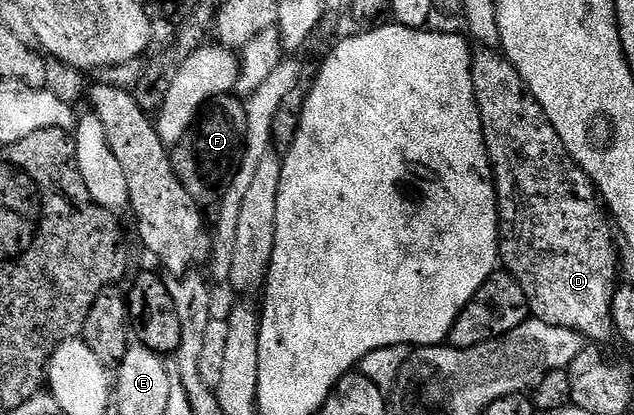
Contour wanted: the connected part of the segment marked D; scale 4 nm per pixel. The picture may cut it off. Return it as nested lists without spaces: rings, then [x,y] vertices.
[[[495,50],[476,51],[471,62],[471,77],[476,102],[483,100],[479,117],[487,116],[483,141],[491,140],[495,160],[499,160],[499,177],[494,181],[498,189],[499,254],[507,252],[506,260],[511,260],[511,267],[506,271],[515,268],[515,272],[519,272],[515,281],[523,280],[520,288],[522,291],[527,288],[523,293],[525,298],[531,296],[527,304],[535,304],[535,311],[530,315],[533,317],[539,312],[535,319],[543,316],[541,322],[551,320],[549,326],[572,328],[591,342],[612,339],[611,299],[617,287],[617,253],[613,232],[595,185],[578,164],[567,164],[567,160],[559,156],[555,140],[551,140],[547,128],[543,128],[539,108],[527,100],[527,86],[506,56]]]

